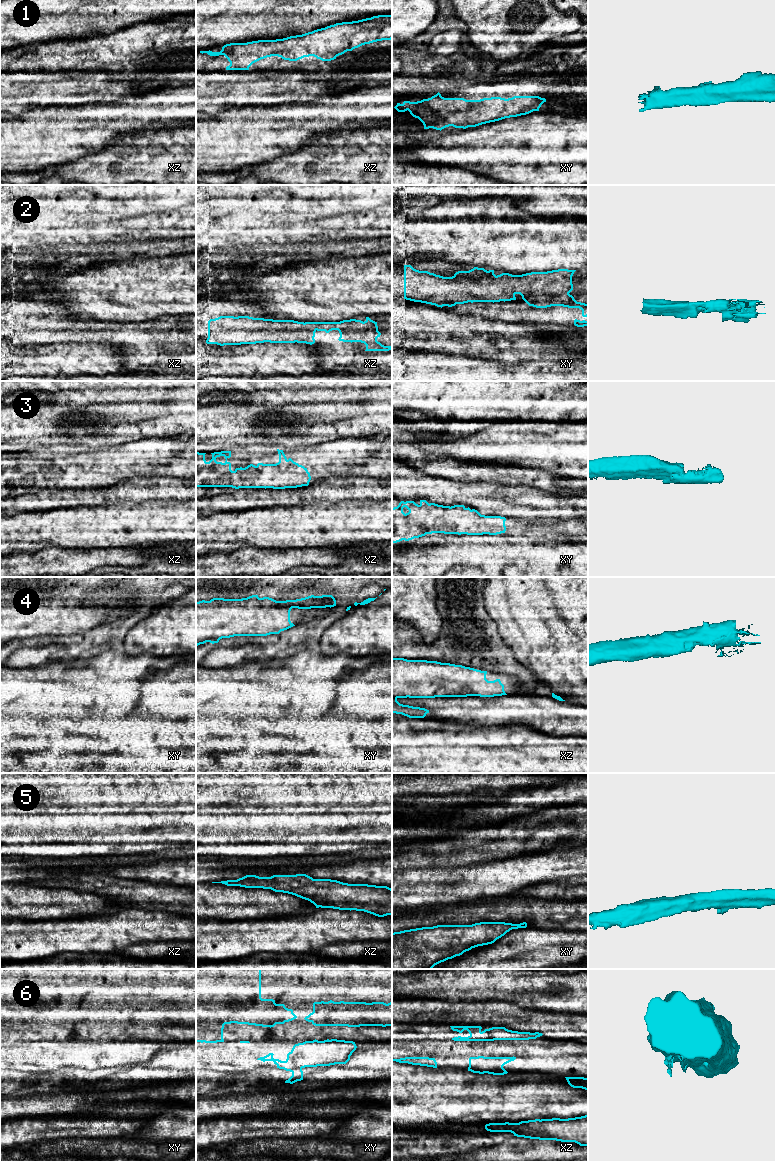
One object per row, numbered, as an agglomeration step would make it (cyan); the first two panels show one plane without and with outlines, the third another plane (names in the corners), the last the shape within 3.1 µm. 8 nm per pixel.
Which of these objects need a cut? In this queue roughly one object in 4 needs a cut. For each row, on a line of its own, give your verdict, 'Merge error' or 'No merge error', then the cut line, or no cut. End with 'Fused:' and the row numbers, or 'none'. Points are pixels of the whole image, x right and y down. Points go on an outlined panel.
1: No merge error. No split
2: No merge error. No split
3: No merge error. No split
4: No merge error. No split
5: No merge error. No split
6: Merge error. Split along xz (476, 1026), (482, 1038), (491, 1038), (493, 1040)
Fused: 6

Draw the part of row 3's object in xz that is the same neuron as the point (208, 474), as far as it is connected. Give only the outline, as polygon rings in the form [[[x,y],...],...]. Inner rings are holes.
[[[277,449],[279,454],[279,462],[276,464],[258,463],[245,468],[236,468],[231,470],[231,463],[227,461],[231,457],[231,451],[214,452],[212,459],[207,462],[205,460],[206,453],[196,452],[196,487],[232,487],[239,488],[297,488],[308,486],[311,480],[310,473],[307,468],[294,462],[291,458],[287,459],[283,450]]]

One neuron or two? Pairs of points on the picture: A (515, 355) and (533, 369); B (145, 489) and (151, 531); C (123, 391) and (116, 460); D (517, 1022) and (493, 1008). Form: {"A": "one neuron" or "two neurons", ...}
{"A": "two neurons", "B": "two neurons", "C": "two neurons", "D": "one neuron"}

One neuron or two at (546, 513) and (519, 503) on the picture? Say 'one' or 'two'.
one

